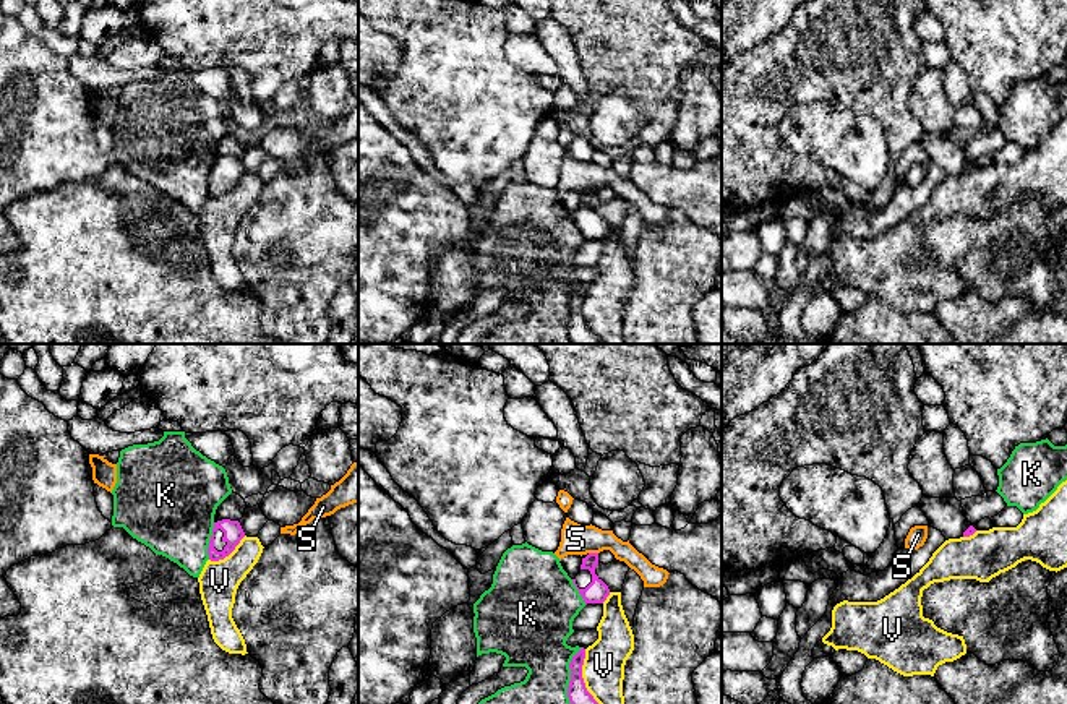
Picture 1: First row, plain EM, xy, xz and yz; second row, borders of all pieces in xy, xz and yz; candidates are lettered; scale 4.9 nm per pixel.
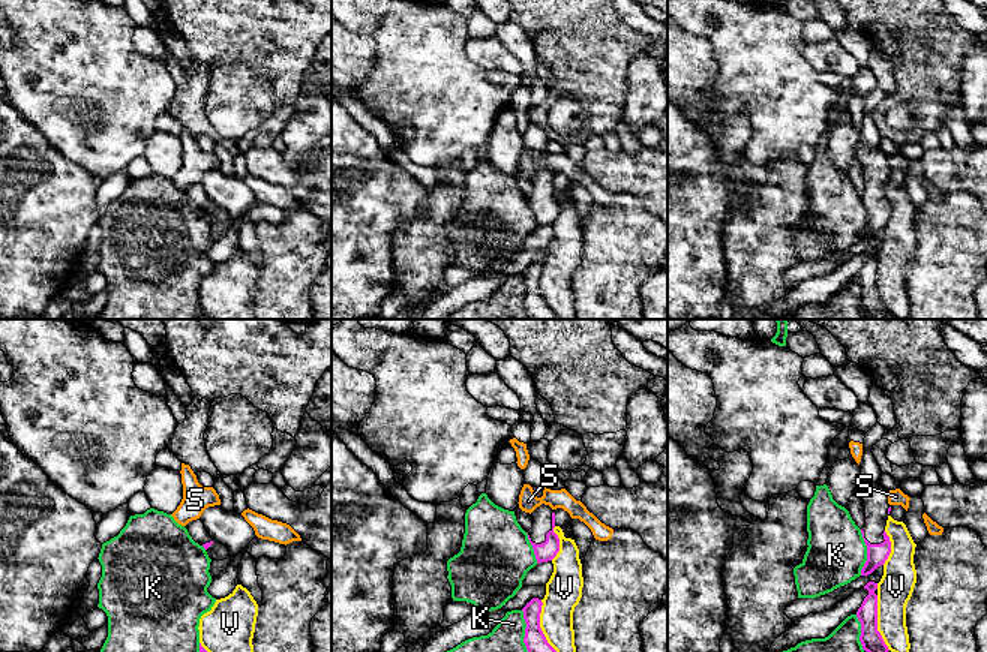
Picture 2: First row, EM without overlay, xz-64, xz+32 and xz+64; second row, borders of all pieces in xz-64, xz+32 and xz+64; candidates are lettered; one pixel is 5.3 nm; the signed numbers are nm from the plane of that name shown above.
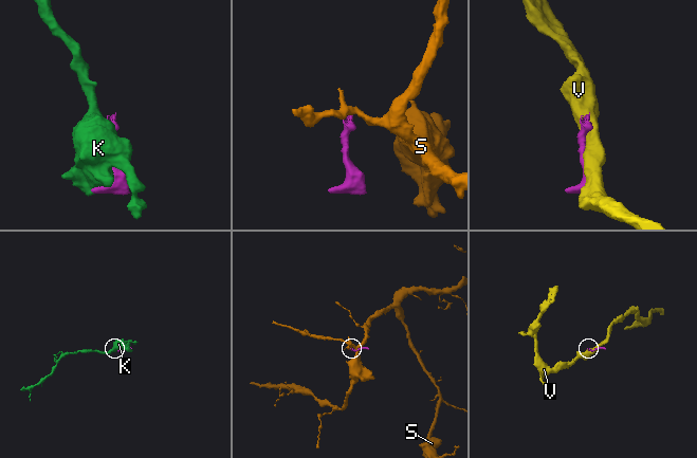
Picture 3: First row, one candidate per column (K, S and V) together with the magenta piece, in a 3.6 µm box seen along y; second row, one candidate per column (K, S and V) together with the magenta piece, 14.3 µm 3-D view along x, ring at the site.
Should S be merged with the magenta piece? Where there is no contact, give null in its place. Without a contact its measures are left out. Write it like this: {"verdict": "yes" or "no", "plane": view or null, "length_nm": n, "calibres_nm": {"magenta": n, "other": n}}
{"verdict": "no", "plane": "xz", "length_nm": 50, "calibres_nm": {"magenta": 110, "other": 150}}

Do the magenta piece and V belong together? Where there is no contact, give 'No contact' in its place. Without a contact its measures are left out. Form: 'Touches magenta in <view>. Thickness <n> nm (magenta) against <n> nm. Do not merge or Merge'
Touches magenta in xz. Thickness 100 nm (magenta) against 200 nm. Do not merge

